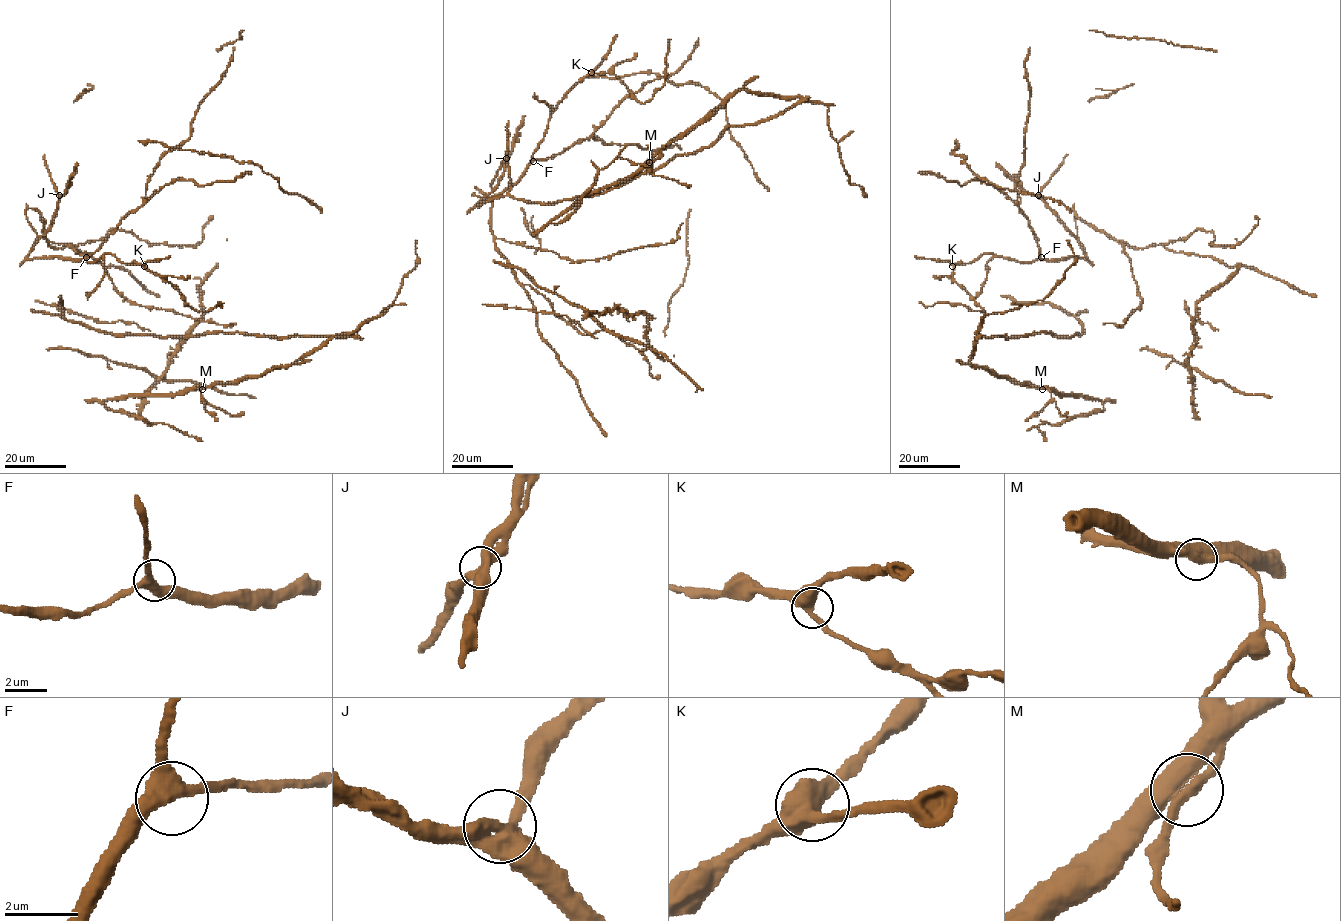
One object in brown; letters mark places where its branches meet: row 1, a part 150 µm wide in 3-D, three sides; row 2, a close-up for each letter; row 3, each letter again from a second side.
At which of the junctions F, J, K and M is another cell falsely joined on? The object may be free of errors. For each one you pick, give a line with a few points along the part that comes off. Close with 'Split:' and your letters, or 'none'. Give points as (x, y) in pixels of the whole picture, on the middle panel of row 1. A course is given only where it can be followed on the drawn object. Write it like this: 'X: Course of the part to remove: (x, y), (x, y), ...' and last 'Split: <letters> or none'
Split: none

